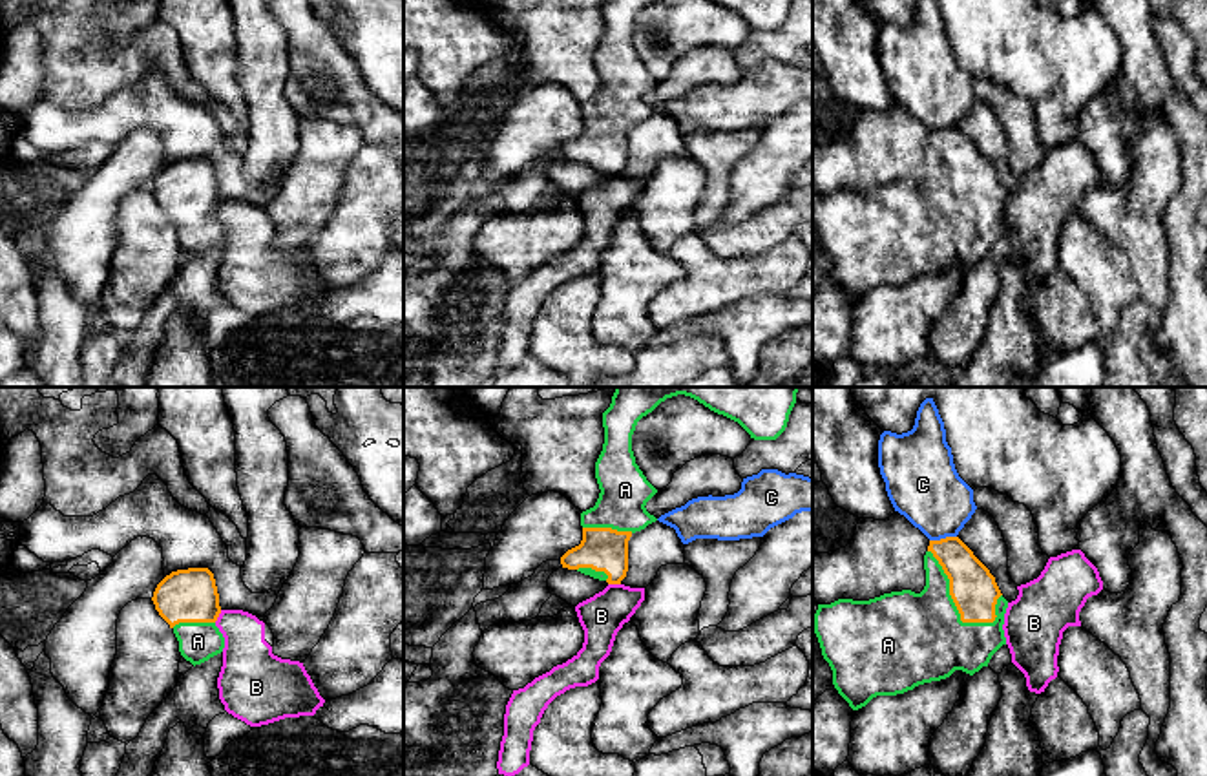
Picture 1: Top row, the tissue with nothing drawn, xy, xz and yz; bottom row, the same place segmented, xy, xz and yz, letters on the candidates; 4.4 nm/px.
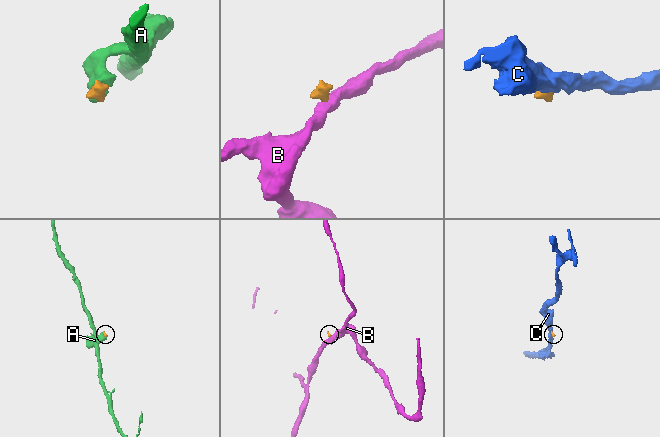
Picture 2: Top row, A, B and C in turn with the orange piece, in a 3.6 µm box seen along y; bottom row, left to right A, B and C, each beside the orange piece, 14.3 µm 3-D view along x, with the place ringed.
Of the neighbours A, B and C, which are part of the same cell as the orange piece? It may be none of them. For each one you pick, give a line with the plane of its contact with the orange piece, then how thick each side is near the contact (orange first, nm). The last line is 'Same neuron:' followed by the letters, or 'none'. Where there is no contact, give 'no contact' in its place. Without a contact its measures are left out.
A: meets orange in yz; 200 nm thick on the orange side, 400 nm on the other
Same neuron: A

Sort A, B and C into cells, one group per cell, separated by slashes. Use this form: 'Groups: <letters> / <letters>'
Groups: A / B / C

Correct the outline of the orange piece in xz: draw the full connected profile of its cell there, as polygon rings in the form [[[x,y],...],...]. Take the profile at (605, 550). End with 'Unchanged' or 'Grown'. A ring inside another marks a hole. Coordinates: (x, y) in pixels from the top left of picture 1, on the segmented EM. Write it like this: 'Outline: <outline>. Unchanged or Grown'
Outline: [[[615,387],[610,407],[603,413],[604,444],[595,462],[595,478],[599,484],[599,498],[593,508],[581,513],[583,540],[579,546],[568,550],[561,557],[562,568],[577,570],[608,584],[621,584],[628,572],[628,540],[635,531],[645,530],[657,519],[646,511],[646,502],[657,493],[657,489],[646,480],[632,451],[632,435],[637,422],[652,413],[666,398],[685,394],[710,411],[723,414],[738,422],[754,440],[776,440],[787,427],[789,414],[796,404],[796,393],[800,387]]]. Grown

